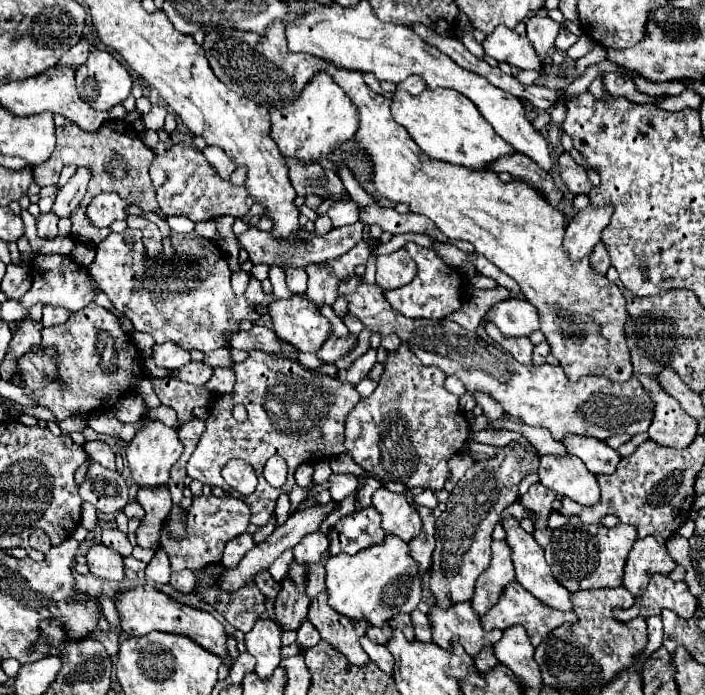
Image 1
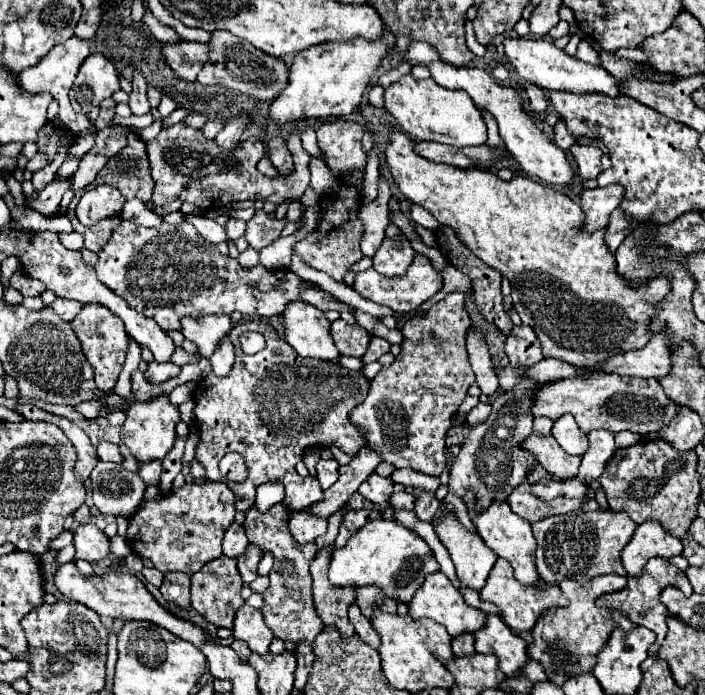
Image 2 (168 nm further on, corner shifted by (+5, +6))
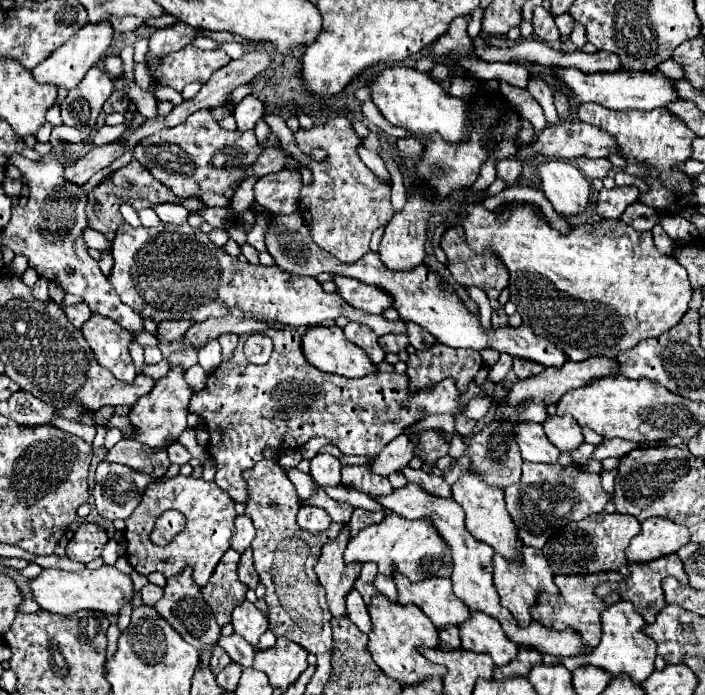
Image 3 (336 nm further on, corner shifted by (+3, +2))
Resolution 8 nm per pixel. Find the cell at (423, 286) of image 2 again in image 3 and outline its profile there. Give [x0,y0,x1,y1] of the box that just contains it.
[334,276,392,314]

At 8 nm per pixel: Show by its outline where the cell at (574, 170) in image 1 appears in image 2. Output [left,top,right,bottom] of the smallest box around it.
[570,144,602,180]

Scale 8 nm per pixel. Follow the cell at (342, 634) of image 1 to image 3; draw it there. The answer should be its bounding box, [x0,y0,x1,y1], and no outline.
[314,526,362,618]

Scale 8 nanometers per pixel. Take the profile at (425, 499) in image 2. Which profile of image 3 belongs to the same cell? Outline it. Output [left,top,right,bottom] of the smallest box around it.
[404,466,452,498]

